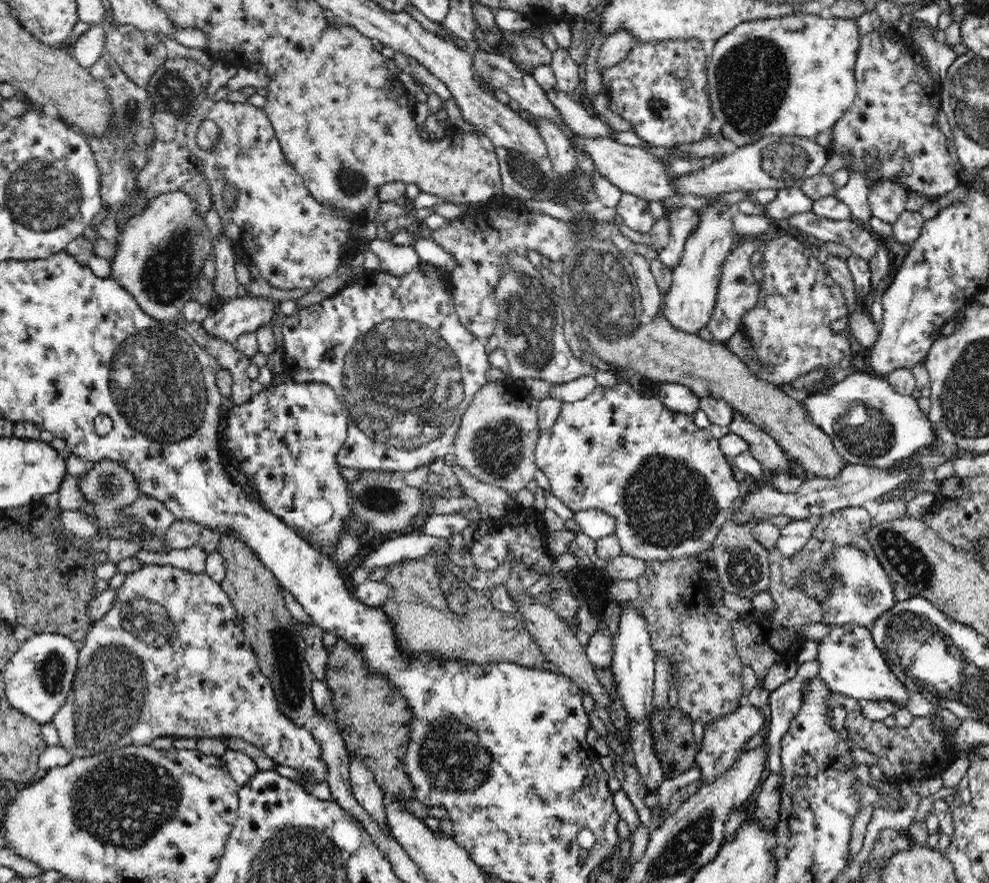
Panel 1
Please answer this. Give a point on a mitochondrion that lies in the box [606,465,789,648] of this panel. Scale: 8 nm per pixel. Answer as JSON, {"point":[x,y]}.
{"point":[745,571]}

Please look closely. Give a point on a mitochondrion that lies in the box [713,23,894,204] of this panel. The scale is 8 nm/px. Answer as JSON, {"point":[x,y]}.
{"point":[784,160]}

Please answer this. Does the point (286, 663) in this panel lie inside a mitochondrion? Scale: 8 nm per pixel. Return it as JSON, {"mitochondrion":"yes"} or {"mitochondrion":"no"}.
{"mitochondrion":"yes"}

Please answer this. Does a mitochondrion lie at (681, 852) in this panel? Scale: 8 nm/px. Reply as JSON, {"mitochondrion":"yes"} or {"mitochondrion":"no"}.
{"mitochondrion":"yes"}

